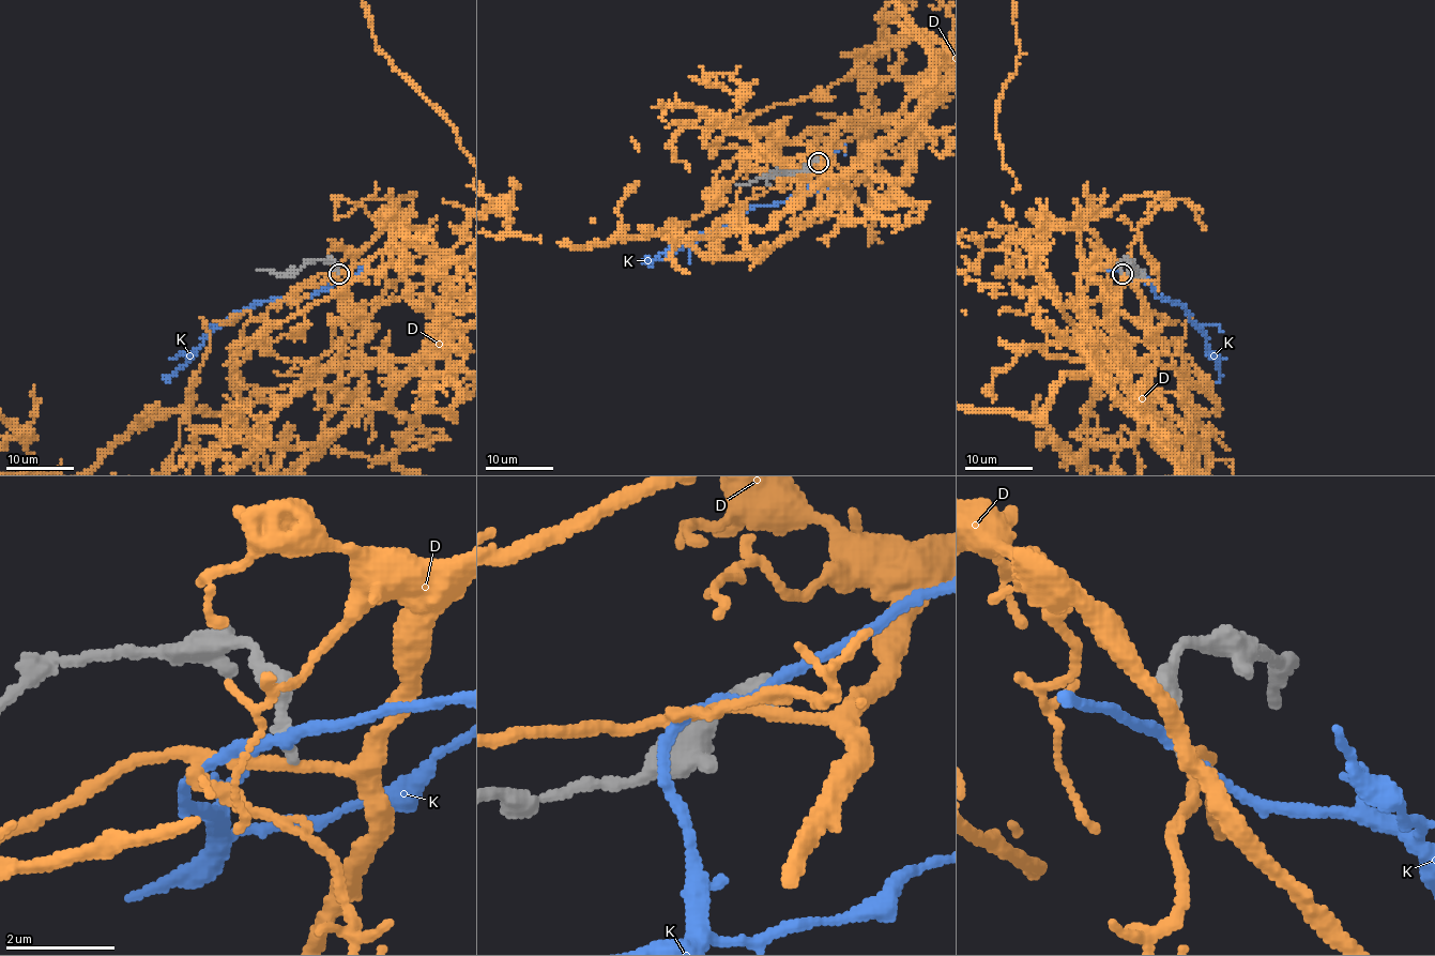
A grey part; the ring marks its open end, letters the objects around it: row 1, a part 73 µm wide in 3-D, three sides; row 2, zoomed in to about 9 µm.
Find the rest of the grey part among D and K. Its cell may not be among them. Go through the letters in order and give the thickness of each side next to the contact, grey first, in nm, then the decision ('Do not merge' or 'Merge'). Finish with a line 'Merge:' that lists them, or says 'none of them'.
D: Thickness 190 nm (grey) against 190 nm. Do not merge
K: Thickness 280 nm (grey) against 200 nm. Do not merge
Merge: none of them

